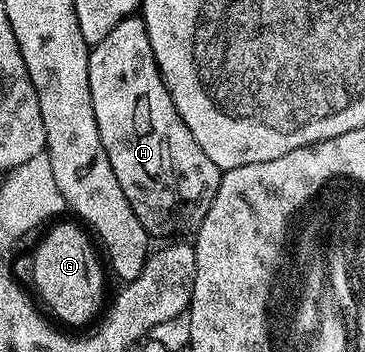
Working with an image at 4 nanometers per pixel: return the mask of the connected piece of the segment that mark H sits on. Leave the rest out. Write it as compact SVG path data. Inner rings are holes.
M132 16L118 22L96 46L90 47L87 63L97 132L113 168L113 176L117 176L117 184L121 184L121 192L125 192L125 200L129 200L137 220L141 220L152 239L167 238L170 234L183 236L186 230L198 231L213 204L221 171L209 156L205 156L201 144L197 144L193 132L177 112L155 63L142 17Z

